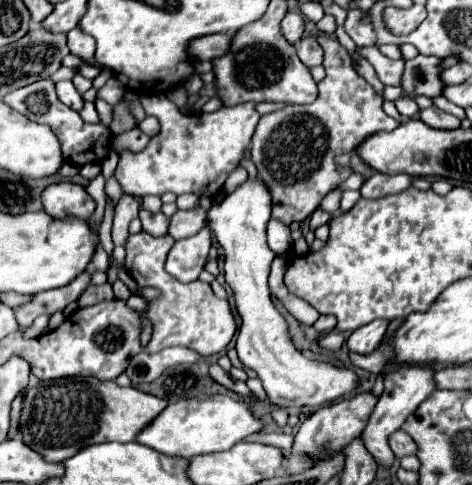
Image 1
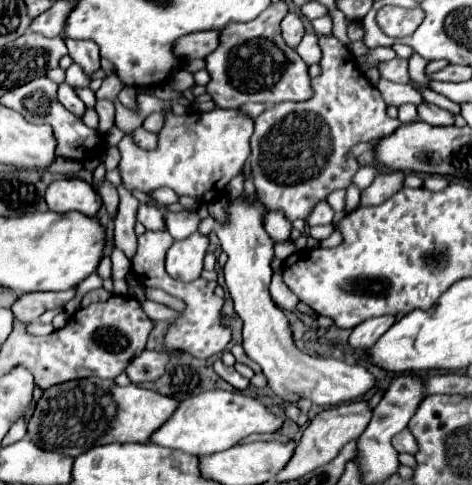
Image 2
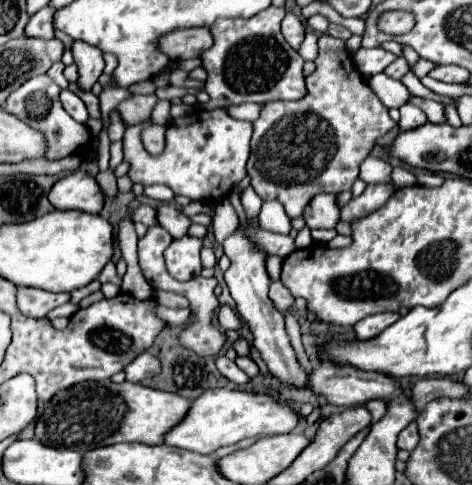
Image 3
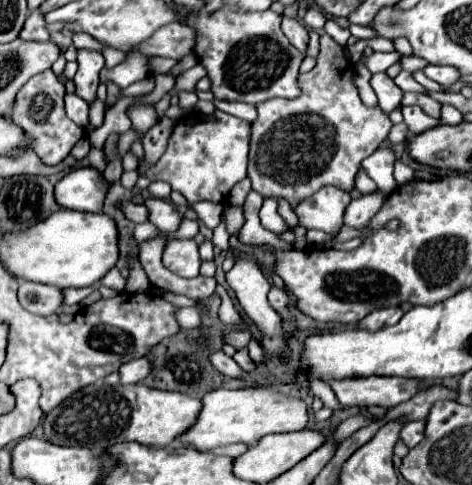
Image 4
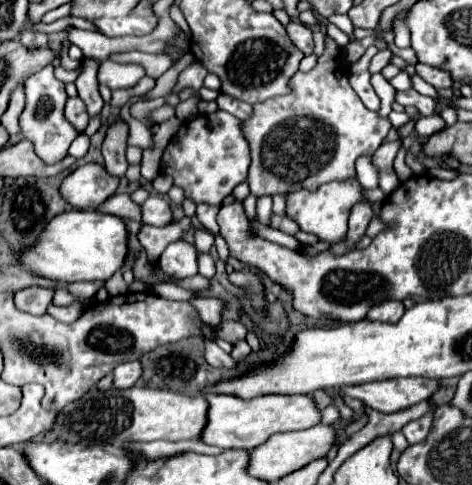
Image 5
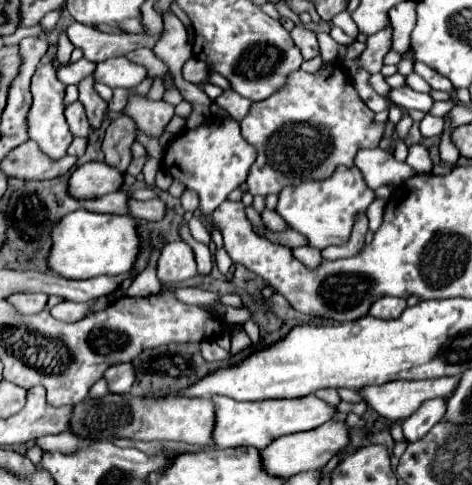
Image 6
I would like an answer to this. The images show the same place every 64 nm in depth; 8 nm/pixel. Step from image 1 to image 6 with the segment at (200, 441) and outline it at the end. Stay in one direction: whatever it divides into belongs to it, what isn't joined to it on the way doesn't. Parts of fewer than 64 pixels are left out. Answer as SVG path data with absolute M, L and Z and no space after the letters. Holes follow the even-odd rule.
M314 394L304 398L286 398L286 400L264 400L264 402L238 402L230 400L228 396L212 396L216 404L216 428L214 440L218 448L234 448L234 446L254 446L258 450L266 448L272 440L306 432L322 426L324 422L332 420L338 412L336 406L326 404L324 400L316 398Z

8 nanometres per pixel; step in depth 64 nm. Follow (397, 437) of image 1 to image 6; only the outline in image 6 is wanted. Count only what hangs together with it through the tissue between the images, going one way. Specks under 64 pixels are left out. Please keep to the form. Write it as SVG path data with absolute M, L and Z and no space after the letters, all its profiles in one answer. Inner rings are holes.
M434 398L434 400L424 400L422 406L408 418L404 420L404 436L408 442L416 442L428 434L428 430L440 422L446 414L446 400Z

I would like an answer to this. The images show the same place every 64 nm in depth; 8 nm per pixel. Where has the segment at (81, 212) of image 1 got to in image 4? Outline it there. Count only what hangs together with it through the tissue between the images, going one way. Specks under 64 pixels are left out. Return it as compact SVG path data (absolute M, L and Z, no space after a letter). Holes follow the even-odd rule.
M78 168L56 184L56 202L62 208L100 212L110 186L112 184L96 168Z

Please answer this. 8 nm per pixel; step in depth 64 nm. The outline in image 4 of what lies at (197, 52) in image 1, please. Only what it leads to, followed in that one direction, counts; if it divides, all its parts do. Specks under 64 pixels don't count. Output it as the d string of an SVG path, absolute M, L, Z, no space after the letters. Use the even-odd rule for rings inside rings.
M172 22L164 24L150 38L146 38L144 44L138 46L138 50L144 52L146 56L166 56L180 60L182 56L194 50L194 44L196 44L196 32L186 24Z

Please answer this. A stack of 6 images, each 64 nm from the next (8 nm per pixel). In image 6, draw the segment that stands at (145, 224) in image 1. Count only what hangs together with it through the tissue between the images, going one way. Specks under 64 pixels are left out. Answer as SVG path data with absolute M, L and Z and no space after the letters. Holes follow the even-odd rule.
M112 192L100 198L82 200L82 208L90 212L106 212L106 214L126 214L126 194L124 192Z

